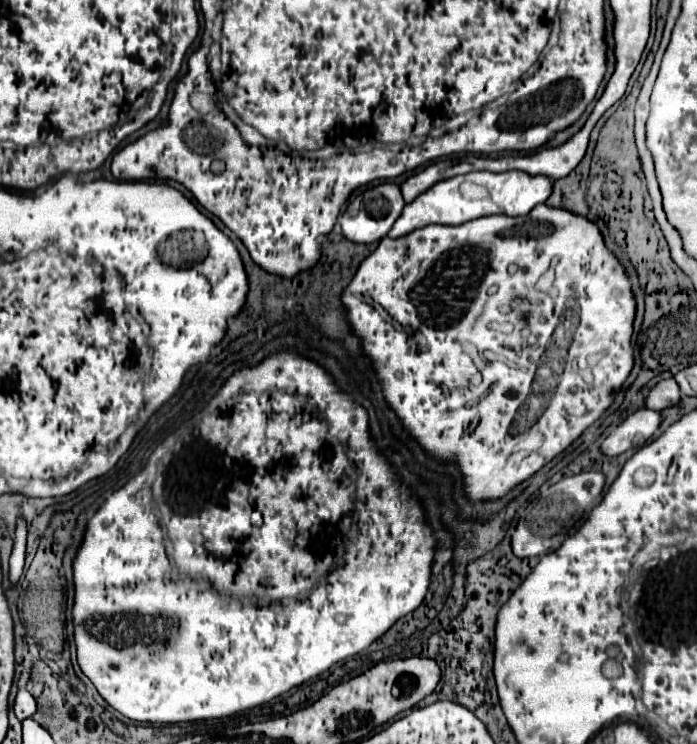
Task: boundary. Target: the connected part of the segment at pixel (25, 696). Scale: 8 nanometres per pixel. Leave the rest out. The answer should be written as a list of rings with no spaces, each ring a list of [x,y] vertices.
[[[18,690],[18,696],[16,696],[16,702],[14,702],[14,712],[18,716],[18,720],[24,720],[24,718],[32,718],[36,714],[36,700],[34,696],[28,692],[28,690]]]

